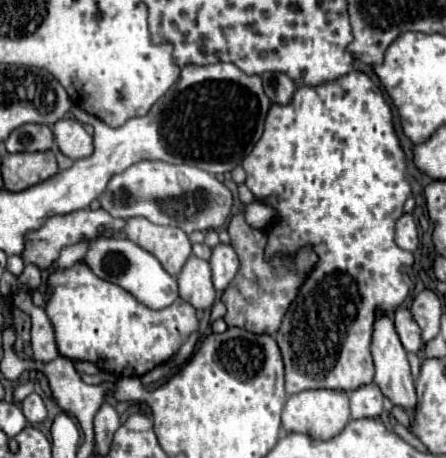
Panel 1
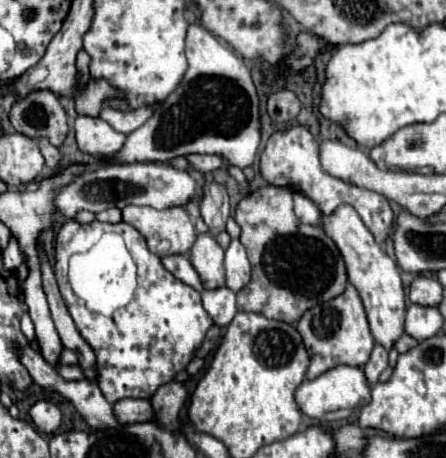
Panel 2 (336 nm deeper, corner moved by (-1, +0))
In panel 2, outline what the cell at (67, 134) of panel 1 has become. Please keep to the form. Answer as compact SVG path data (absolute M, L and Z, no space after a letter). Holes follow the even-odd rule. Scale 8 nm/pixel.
M77 117L75 121L77 145L81 151L99 157L113 157L125 145L127 135L115 131L99 117Z

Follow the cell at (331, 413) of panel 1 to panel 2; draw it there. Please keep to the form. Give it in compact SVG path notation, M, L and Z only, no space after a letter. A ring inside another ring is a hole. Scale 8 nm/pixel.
M339 365L315 379L305 379L297 391L295 391L295 401L303 415L307 415L313 421L325 421L325 423L339 423L339 421L349 421L355 417L355 413L371 401L371 387L369 381L363 373L361 367L349 367L349 365ZM329 413L343 413L343 415L329 415Z

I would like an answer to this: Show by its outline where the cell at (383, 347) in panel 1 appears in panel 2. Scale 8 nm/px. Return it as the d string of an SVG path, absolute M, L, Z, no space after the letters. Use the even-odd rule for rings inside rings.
M339 205L331 215L321 215L321 229L335 241L345 259L349 283L355 285L357 293L363 299L375 341L385 349L391 349L391 345L401 337L405 323L405 293L395 261L373 239L373 233L365 227L359 213L351 205Z

